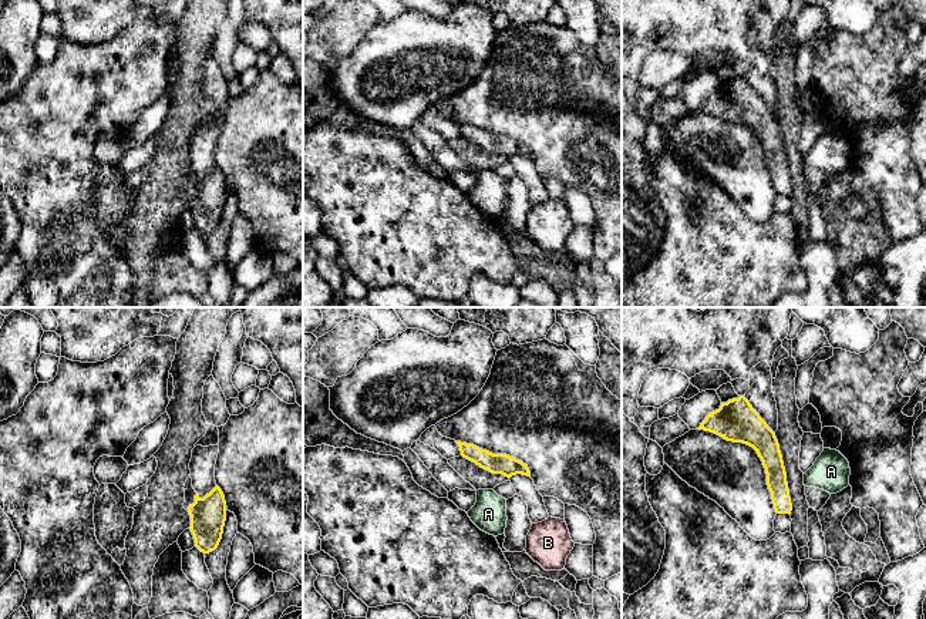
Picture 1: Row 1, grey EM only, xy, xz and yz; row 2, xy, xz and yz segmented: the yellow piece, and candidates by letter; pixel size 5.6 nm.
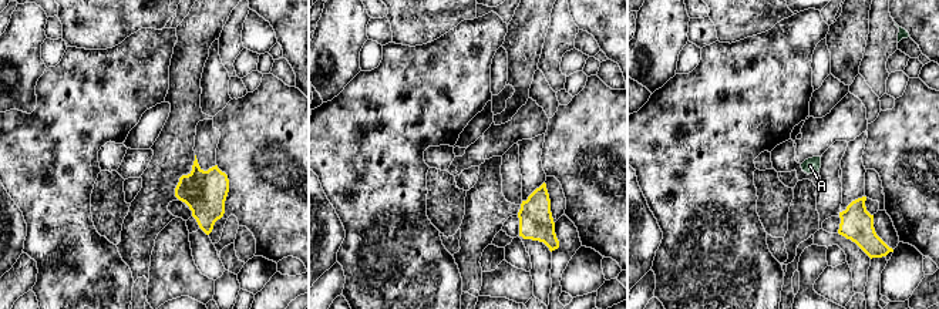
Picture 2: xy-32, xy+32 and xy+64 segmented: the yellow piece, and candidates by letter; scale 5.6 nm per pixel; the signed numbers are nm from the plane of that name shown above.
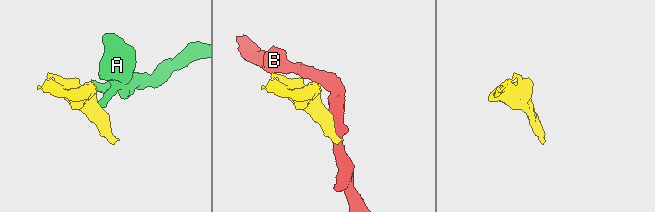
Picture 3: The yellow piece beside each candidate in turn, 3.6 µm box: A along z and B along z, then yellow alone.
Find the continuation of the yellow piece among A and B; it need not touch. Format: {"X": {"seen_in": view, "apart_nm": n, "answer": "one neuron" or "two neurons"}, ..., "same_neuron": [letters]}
{"A": {"seen_in": "yz", "apart_nm": 90, "answer": "two neurons"}, "B": {"seen_in": "xz", "apart_nm": 260, "answer": "two neurons"}, "same_neuron": []}

